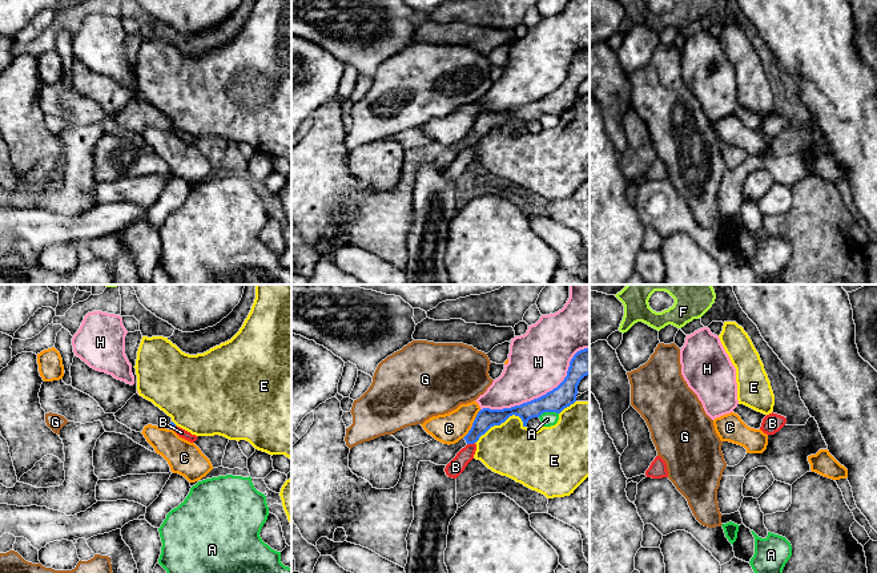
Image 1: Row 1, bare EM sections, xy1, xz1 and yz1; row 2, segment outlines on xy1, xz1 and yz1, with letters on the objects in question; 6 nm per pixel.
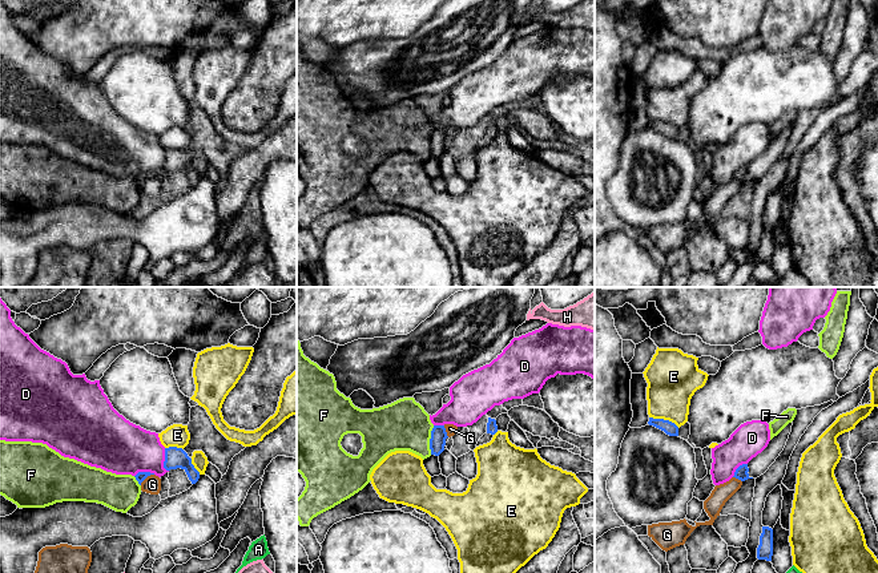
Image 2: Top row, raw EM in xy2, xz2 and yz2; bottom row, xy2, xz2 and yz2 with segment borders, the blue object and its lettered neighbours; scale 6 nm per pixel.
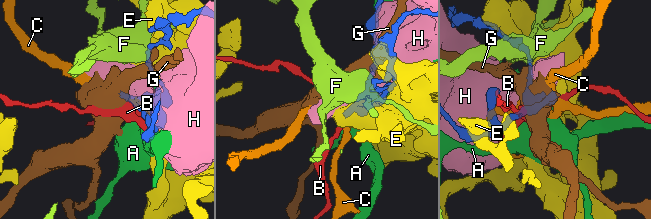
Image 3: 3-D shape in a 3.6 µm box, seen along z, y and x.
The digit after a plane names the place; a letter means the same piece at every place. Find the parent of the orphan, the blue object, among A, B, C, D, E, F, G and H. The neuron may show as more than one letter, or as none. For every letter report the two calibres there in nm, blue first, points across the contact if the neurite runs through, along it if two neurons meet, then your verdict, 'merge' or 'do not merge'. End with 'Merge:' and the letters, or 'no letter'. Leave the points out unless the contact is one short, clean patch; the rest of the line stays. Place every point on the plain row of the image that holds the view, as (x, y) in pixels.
A: 140 nm thick on the blue side, 90 nm on the other; border along xz1 (558, 114), (542, 114), (538, 118); do not merge
B: 120 nm thick on the blue side, 100 nm on the other; do not merge
C: 120 nm thick on the blue side, 190 nm on the other; do not merge
D: 130 nm thick on the blue side, 300 nm on the other; do not merge
E: 120 nm thick on the blue side, 320 nm on the other; do not merge
F: 100 nm thick on the blue side, 300 nm on the other; border along xz2 (434, 128), (430, 136), (430, 156); do not merge
G: 60 nm thick on the blue side, 110 nm on the other; border along xy2 (153, 176), (140, 186); do not merge
H: 140 nm thick on the blue side, 360 nm on the other; do not merge
Merge: no letter

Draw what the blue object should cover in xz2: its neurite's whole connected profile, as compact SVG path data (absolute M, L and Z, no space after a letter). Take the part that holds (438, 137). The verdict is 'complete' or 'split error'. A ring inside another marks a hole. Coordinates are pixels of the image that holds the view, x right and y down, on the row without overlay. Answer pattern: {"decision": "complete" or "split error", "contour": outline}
{"decision": "complete", "contour": "M434 128L430 141L431 157L439 158L444 153L447 140L444 128Z"}

